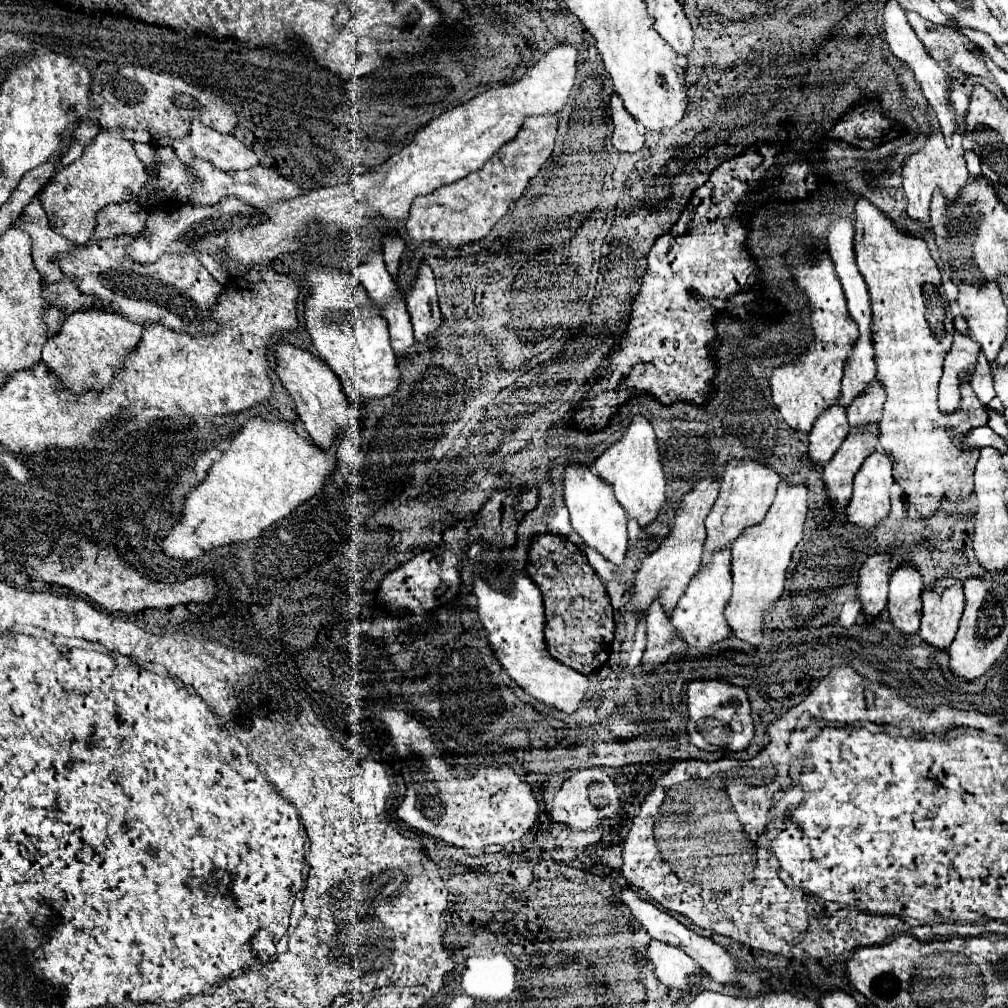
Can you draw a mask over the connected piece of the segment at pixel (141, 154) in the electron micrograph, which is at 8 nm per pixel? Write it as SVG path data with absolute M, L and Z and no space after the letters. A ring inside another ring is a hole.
M134 144L134 150L136 150L136 156L148 166L150 176L156 176L156 154L154 154L154 148L150 144Z

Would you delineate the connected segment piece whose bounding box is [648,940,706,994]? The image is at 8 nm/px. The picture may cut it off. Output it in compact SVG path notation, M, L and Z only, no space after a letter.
M652 940L648 946L648 956L656 966L658 978L664 986L678 992L690 992L700 980L706 978L706 972L694 962L686 952L670 948L668 944Z

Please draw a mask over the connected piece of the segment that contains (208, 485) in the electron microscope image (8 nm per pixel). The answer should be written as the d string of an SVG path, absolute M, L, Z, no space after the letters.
M250 418L206 478L188 494L180 520L158 544L160 550L172 560L190 562L206 554L206 550L258 538L264 528L322 492L336 468L336 448L338 444L330 450L308 444L294 432L292 424Z

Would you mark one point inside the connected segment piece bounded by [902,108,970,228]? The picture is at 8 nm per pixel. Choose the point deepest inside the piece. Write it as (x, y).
(936, 167)

